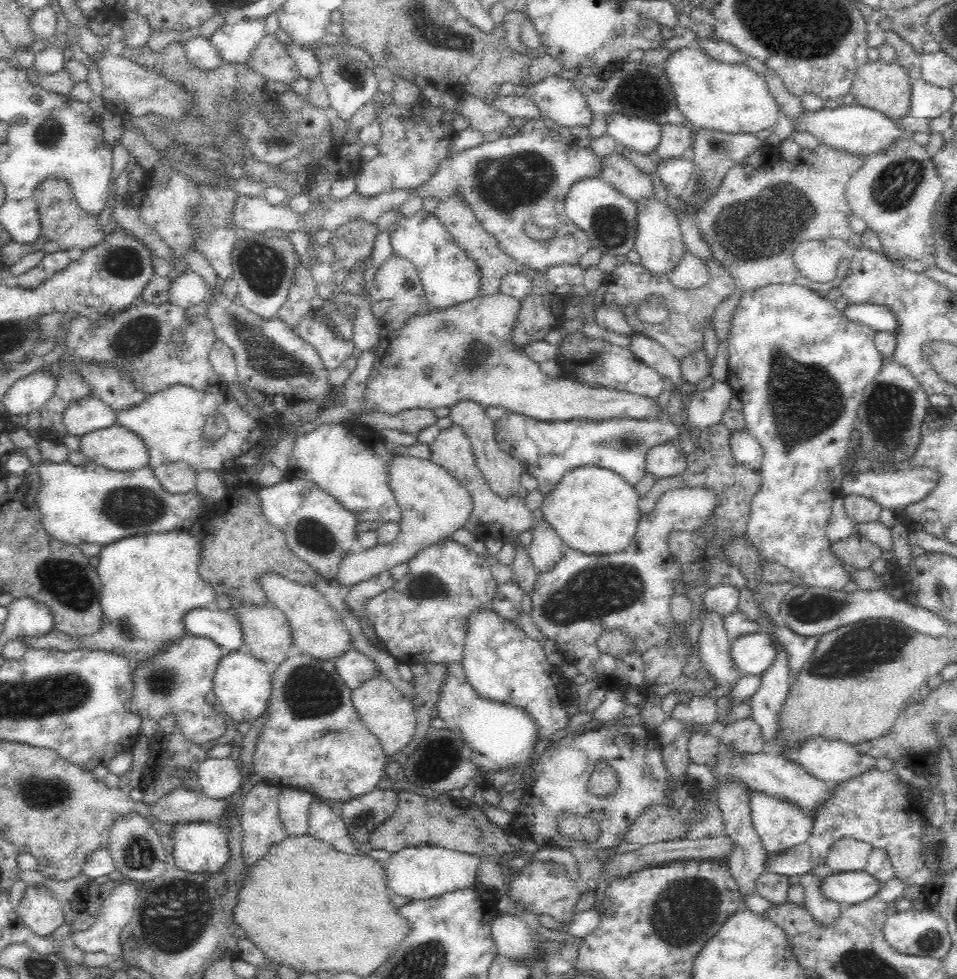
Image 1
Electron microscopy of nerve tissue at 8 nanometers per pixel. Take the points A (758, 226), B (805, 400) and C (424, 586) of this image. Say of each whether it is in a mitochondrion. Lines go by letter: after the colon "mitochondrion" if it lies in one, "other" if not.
A: mitochondrion
B: mitochondrion
C: mitochondrion

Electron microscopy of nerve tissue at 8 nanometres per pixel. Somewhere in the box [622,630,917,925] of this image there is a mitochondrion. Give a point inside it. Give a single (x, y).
(834, 816)

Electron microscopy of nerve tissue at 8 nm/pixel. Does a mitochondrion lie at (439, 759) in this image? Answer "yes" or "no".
yes

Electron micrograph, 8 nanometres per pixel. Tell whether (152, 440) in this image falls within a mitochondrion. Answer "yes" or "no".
no

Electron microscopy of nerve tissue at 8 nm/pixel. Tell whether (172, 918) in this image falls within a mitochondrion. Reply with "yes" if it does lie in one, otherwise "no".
yes

